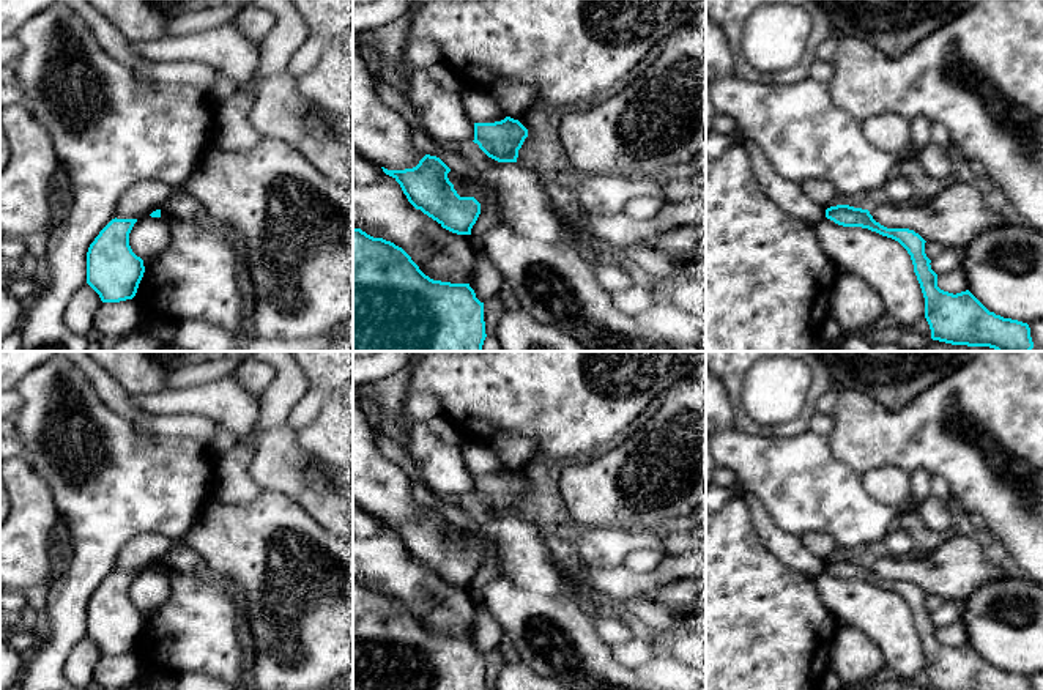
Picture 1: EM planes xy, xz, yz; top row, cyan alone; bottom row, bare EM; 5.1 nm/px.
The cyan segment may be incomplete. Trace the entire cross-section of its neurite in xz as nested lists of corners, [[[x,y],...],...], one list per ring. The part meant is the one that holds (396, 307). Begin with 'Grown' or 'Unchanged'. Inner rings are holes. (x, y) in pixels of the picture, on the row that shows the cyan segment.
Unchanged. [[[353,228],[353,351],[482,351],[485,337],[484,302],[470,284],[433,280],[402,247]]]

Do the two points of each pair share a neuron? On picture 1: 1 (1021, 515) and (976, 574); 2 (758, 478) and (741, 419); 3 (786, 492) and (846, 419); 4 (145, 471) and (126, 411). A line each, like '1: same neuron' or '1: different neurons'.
1: different neurons
2: different neurons
3: different neurons
4: different neurons

